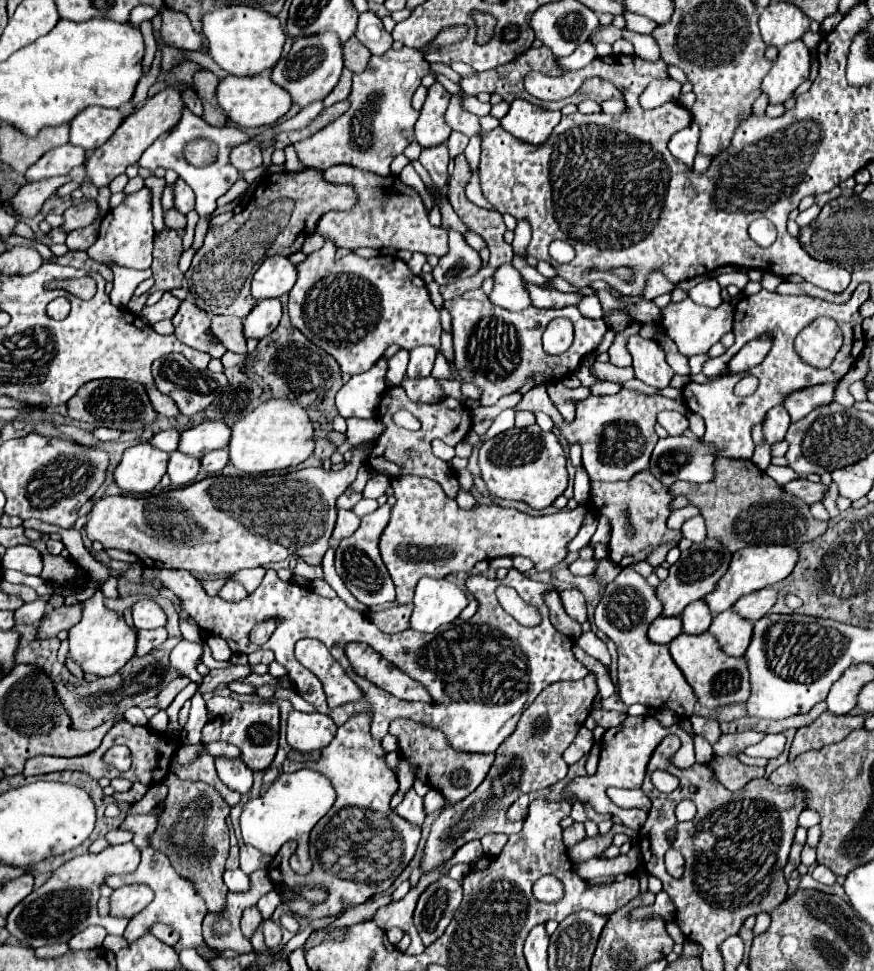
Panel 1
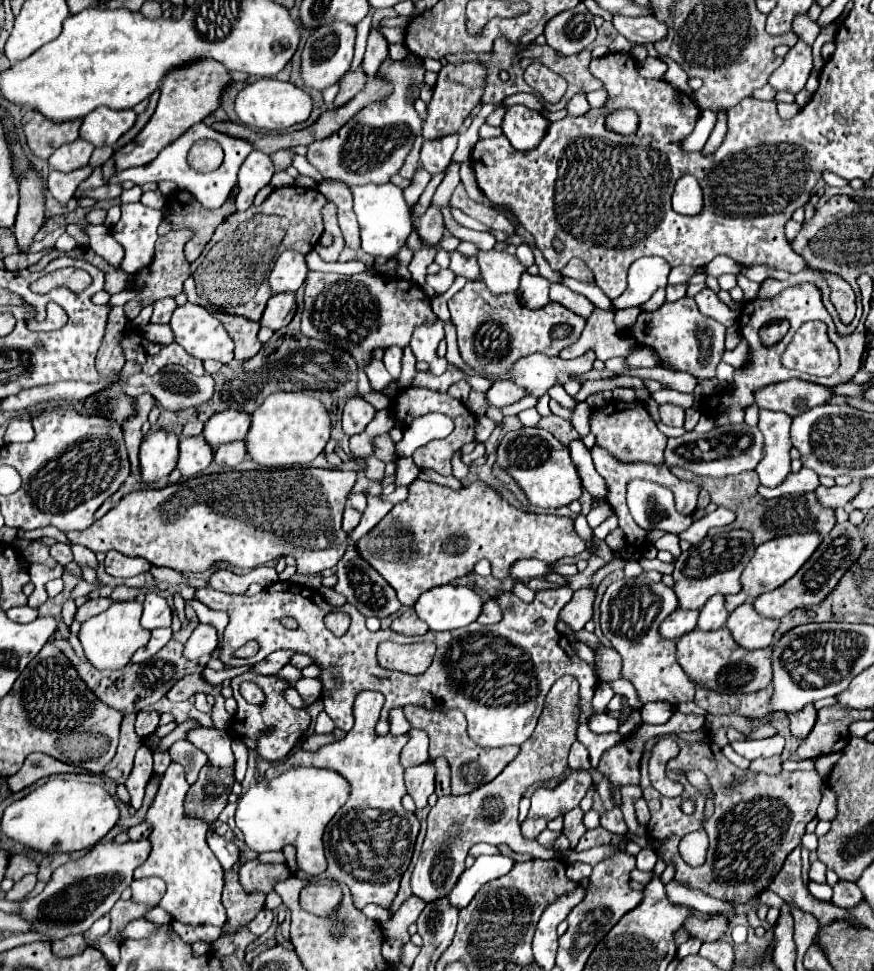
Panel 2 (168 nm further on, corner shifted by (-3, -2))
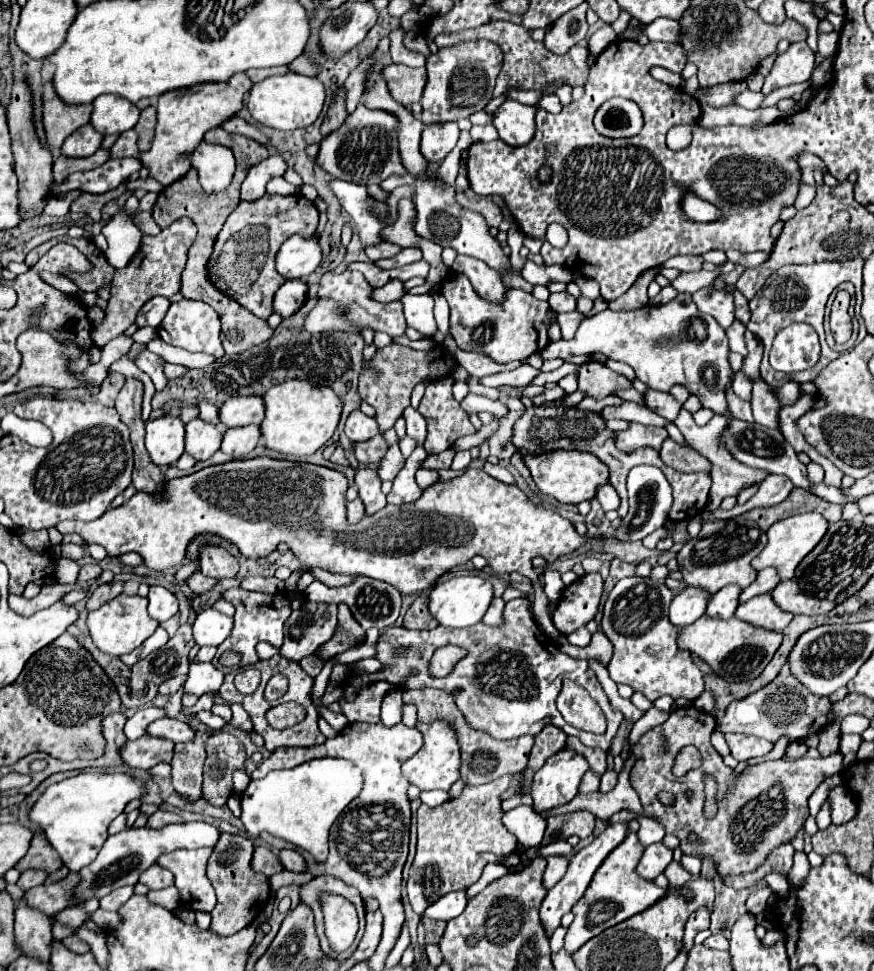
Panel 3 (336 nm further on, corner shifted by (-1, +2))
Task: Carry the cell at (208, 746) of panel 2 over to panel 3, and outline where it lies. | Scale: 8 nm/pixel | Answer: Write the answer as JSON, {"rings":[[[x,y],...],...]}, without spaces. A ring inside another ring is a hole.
{"rings":[[[163,717],[159,721],[153,721],[147,729],[149,735],[155,735],[155,737],[163,737],[163,739],[171,739],[173,743],[187,743],[187,741],[193,741],[195,739],[195,731],[179,721],[179,719],[171,719],[171,717]]]}

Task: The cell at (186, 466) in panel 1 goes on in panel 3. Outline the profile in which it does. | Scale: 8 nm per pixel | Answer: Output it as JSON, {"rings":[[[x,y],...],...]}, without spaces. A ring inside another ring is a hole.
{"rings":[[[199,417],[185,425],[185,453],[195,461],[209,459],[221,445],[221,431]]]}

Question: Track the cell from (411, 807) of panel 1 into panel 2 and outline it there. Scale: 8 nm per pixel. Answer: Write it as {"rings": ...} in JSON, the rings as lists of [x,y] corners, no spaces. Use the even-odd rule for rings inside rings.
{"rings":[[[429,757],[421,765],[413,765],[405,769],[405,787],[407,793],[413,797],[417,809],[427,805],[429,795],[435,791],[435,765],[433,757]]]}

